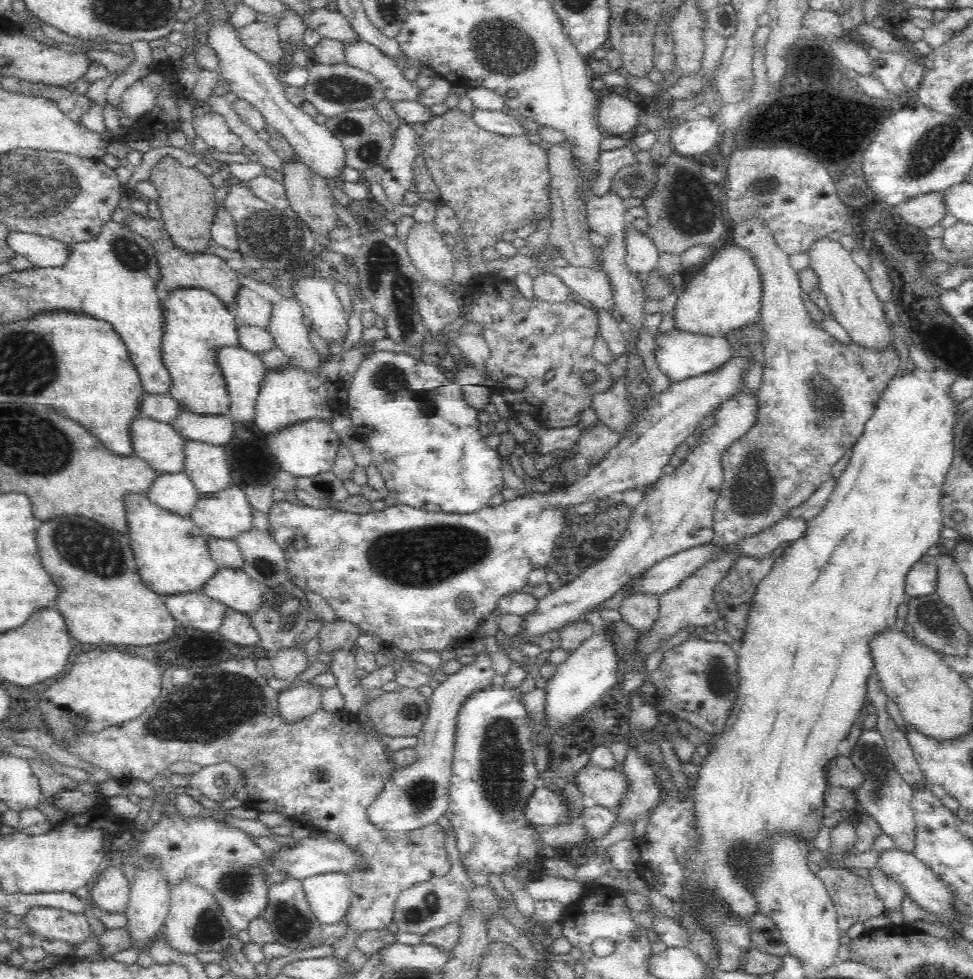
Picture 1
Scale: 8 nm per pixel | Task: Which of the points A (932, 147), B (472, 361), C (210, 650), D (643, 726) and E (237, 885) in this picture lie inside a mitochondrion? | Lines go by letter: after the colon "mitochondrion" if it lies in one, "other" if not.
A: mitochondrion
B: other
C: other
D: other
E: mitochondrion

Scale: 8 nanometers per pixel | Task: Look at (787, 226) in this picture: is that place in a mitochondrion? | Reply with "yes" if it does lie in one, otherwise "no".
no

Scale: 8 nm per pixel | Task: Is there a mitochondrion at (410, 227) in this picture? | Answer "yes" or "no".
no

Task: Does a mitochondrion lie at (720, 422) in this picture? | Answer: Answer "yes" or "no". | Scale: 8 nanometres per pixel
no

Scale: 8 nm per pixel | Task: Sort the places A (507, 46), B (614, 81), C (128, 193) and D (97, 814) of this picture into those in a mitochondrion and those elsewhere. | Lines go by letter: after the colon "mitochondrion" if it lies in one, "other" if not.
A: mitochondrion
B: other
C: other
D: other

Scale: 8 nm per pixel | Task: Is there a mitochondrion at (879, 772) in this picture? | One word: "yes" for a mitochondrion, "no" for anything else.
yes

